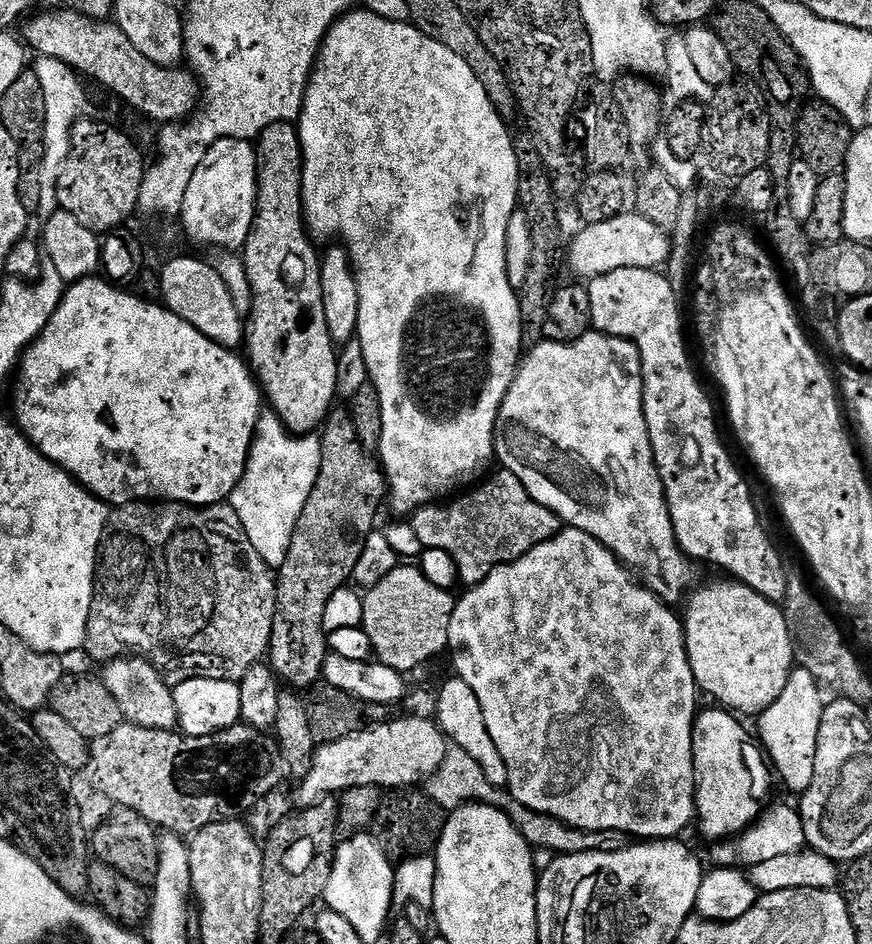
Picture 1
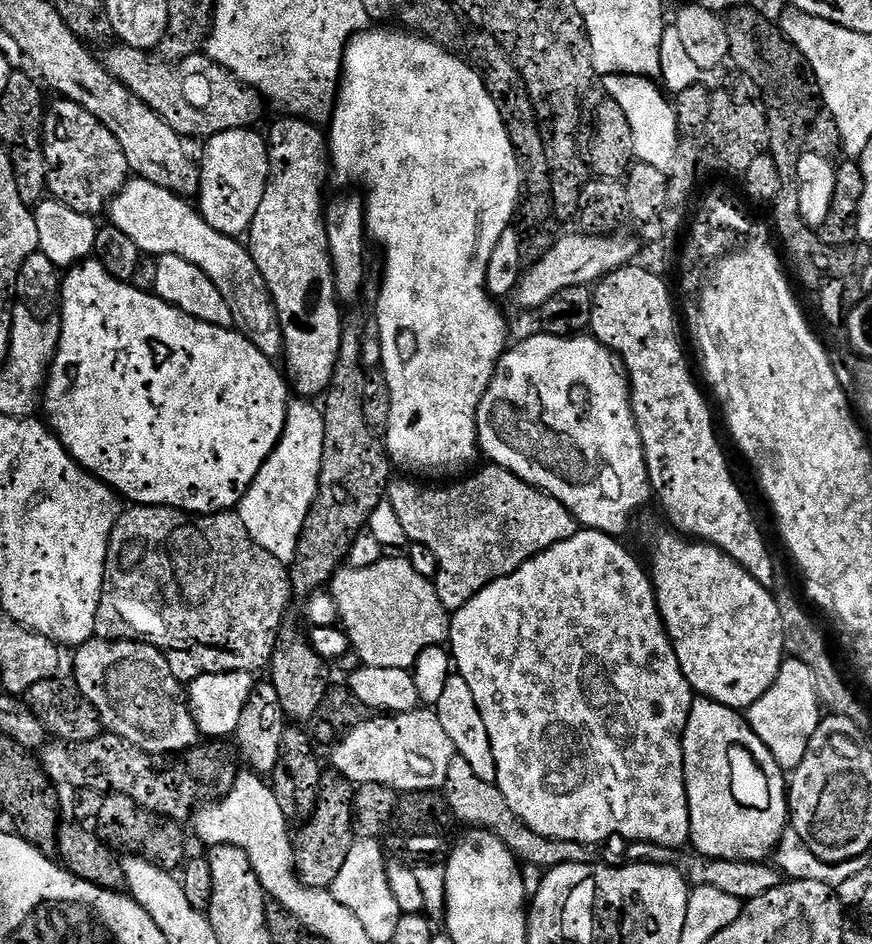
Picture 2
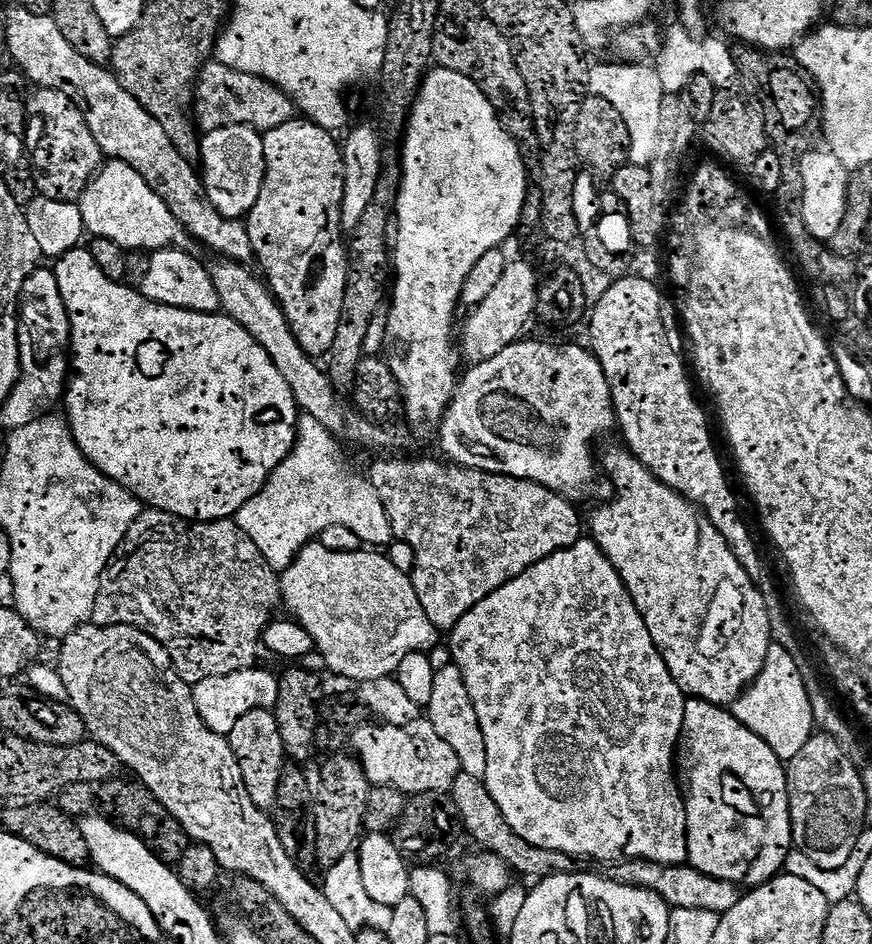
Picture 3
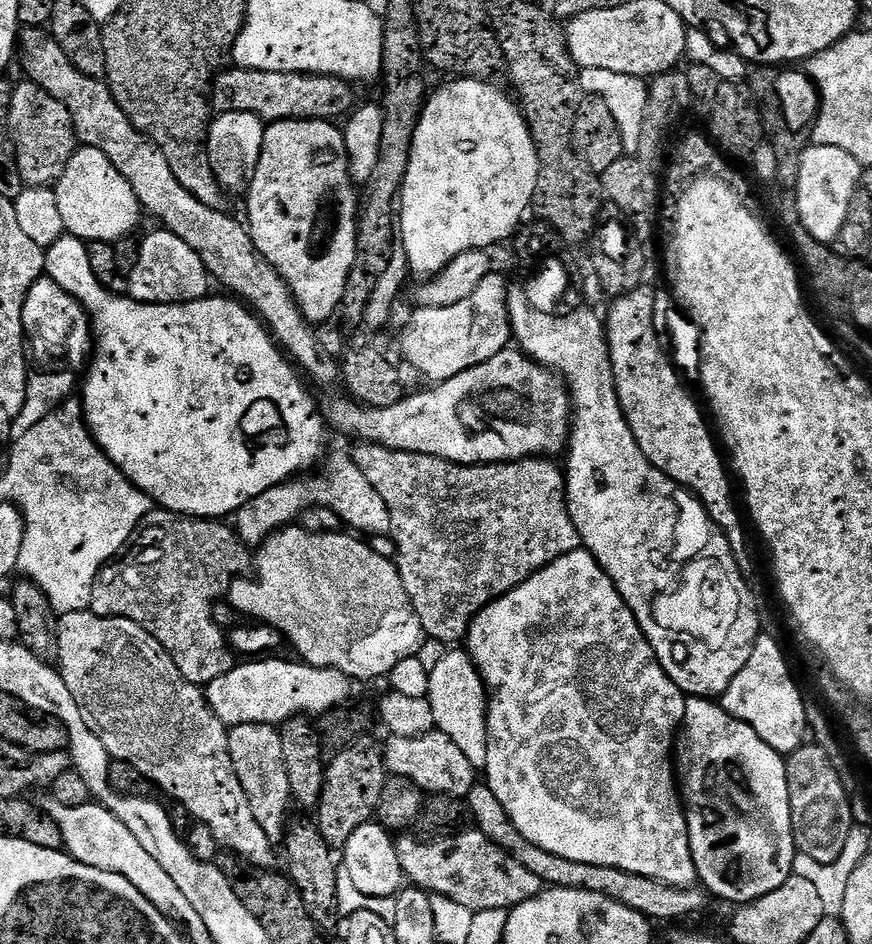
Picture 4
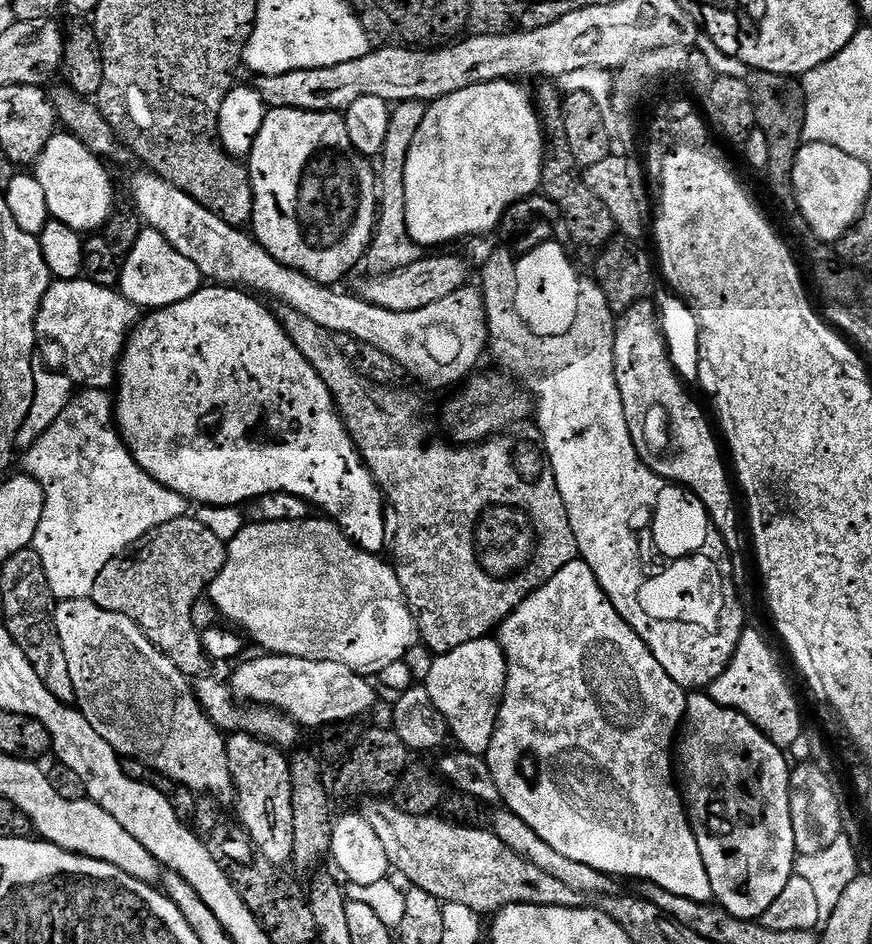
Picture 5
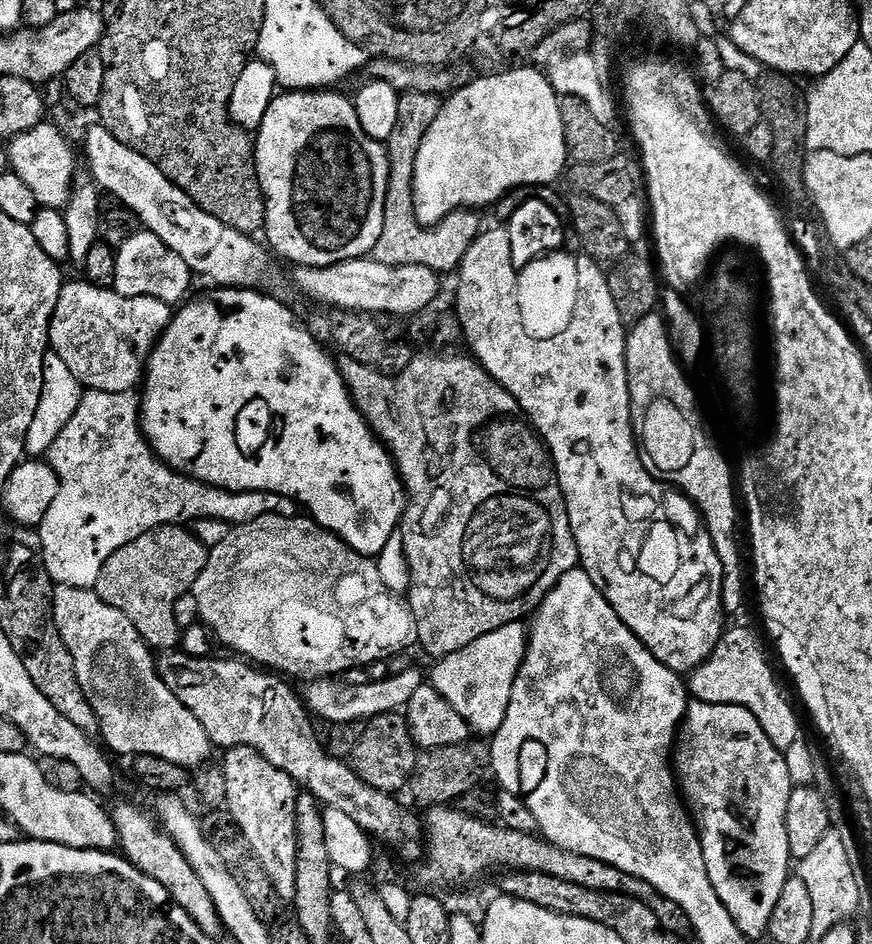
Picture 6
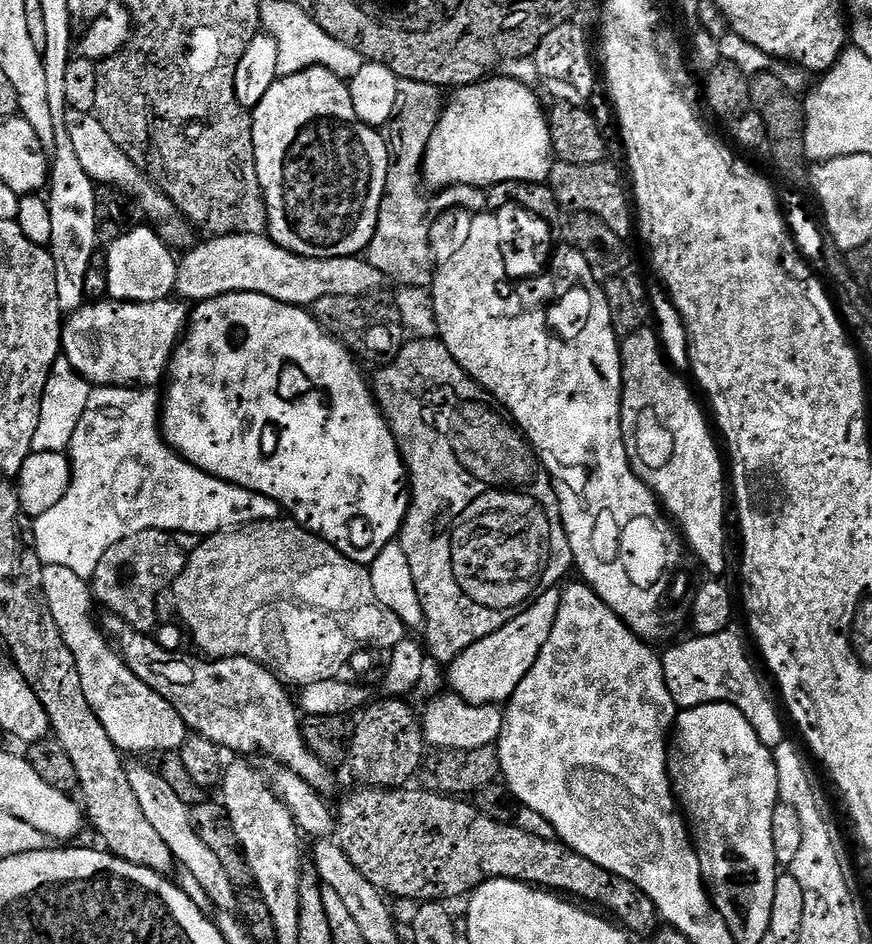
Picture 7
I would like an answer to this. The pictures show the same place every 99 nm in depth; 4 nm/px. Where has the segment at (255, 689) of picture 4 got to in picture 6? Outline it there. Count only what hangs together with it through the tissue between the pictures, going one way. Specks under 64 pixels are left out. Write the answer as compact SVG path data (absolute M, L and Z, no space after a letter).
M404 668L401 672L393 671L384 681L370 681L368 685L348 685L336 678L321 678L311 681L307 685L308 698L306 696L306 707L309 713L315 714L317 717L320 715L319 719L324 722L354 722L355 720L367 722L382 714L390 714L391 712L400 712L407 709L410 698L418 691L418 686L422 686L424 683L426 683L425 673L423 676L416 668Z

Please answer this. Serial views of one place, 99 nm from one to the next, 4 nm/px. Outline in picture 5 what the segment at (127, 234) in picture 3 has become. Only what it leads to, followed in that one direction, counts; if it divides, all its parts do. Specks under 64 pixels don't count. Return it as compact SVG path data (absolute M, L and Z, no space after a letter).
M71 134L52 136L34 165L35 178L46 194L49 217L81 234L103 229L114 211L112 203L116 200L112 176L104 169L104 164L105 161L95 156L78 137Z

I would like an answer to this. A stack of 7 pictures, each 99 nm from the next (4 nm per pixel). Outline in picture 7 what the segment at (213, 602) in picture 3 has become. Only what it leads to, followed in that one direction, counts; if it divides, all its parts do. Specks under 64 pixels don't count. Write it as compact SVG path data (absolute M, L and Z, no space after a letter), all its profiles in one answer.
M142 530L142 534L130 534L130 538L122 538L106 554L102 554L102 562L98 562L98 570L94 570L90 581L93 597L105 604L107 611L118 618L124 619L138 632L147 634L155 633L158 627L156 620L156 603L160 600L160 595L167 593L174 581L182 574L186 566L188 556L180 549L180 544L175 535L162 530Z

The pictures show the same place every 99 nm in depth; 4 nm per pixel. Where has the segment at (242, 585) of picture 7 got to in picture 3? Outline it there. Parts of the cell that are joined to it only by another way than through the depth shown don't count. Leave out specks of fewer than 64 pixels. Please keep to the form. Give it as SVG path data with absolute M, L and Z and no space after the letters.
M313 542L303 545L299 549L300 552L295 553L294 559L289 563L288 569L285 570L280 577L280 594L282 597L283 607L289 608L291 619L299 623L307 630L315 644L315 651L324 659L324 664L336 676L345 676L348 680L356 680L355 682L363 682L366 680L377 680L378 678L386 678L396 674L402 664L402 660L408 654L415 652L431 653L431 648L439 642L441 633L430 622L430 618L426 618L426 610L422 610L422 602L418 602L418 594L412 585L411 575L407 571L404 572L392 560L387 560L380 552L339 552L336 548L327 548L321 542Z

